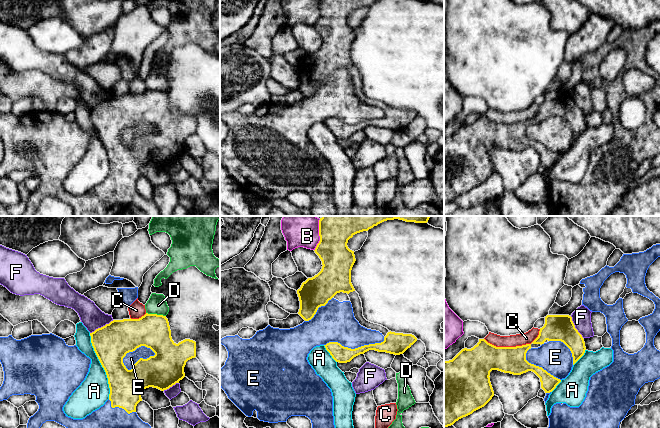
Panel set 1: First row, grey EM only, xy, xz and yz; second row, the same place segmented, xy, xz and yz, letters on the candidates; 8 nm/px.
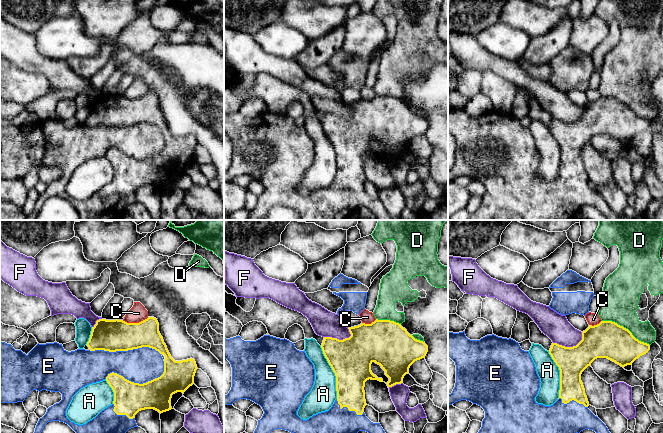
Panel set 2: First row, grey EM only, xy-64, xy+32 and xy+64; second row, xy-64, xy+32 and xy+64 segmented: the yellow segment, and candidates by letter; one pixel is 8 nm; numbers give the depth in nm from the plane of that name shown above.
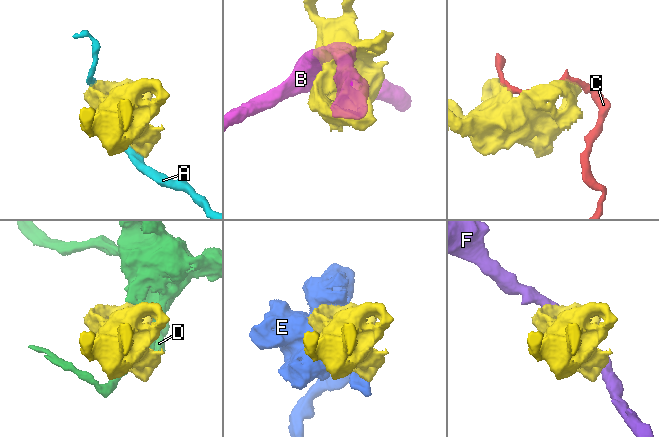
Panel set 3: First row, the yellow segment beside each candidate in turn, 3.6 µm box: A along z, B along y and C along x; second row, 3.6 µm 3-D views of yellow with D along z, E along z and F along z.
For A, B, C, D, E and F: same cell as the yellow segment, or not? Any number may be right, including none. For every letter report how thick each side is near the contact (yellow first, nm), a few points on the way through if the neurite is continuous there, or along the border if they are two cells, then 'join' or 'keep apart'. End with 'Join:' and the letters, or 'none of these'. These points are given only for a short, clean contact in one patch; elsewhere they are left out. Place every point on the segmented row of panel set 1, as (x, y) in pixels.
A: calibres 300 and 240 nm; keep apart
B: calibres 340 and 300 nm; keep apart
C: calibres 240 and 100 nm; keep apart
D: calibres 280 and 150 nm; keep apart
E: calibres 300 and 100 nm; join
F: calibres 300 and 180 nm; keep apart
Join: E

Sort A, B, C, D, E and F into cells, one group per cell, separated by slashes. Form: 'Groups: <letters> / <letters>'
Groups: A / B / C / D / E / F

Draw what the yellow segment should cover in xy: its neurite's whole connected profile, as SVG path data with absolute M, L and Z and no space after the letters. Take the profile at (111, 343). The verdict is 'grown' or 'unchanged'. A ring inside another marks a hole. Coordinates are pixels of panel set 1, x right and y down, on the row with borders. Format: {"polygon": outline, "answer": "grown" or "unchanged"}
{"polygon": "M146 313L139 319L113 320L90 333L94 351L104 368L110 388L109 399L99 409L83 419L68 417L63 407L72 393L85 380L91 359L76 345L68 346L64 339L50 333L31 335L16 340L0 337L0 362L4 381L0 401L12 395L36 396L38 411L29 418L27 428L40 428L46 421L55 421L66 428L151 428L136 413L144 389L167 390L185 377L186 362L196 357L196 342L185 339L176 344L166 316Z", "answer": "grown"}

